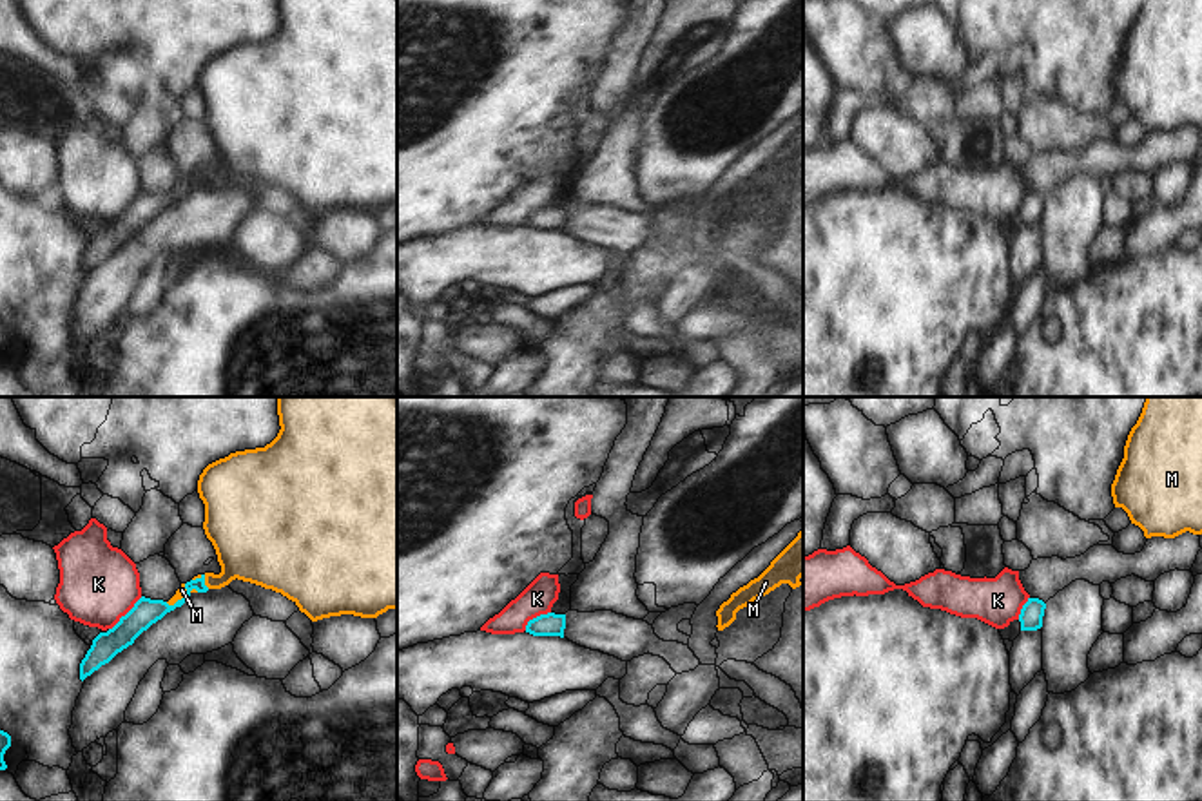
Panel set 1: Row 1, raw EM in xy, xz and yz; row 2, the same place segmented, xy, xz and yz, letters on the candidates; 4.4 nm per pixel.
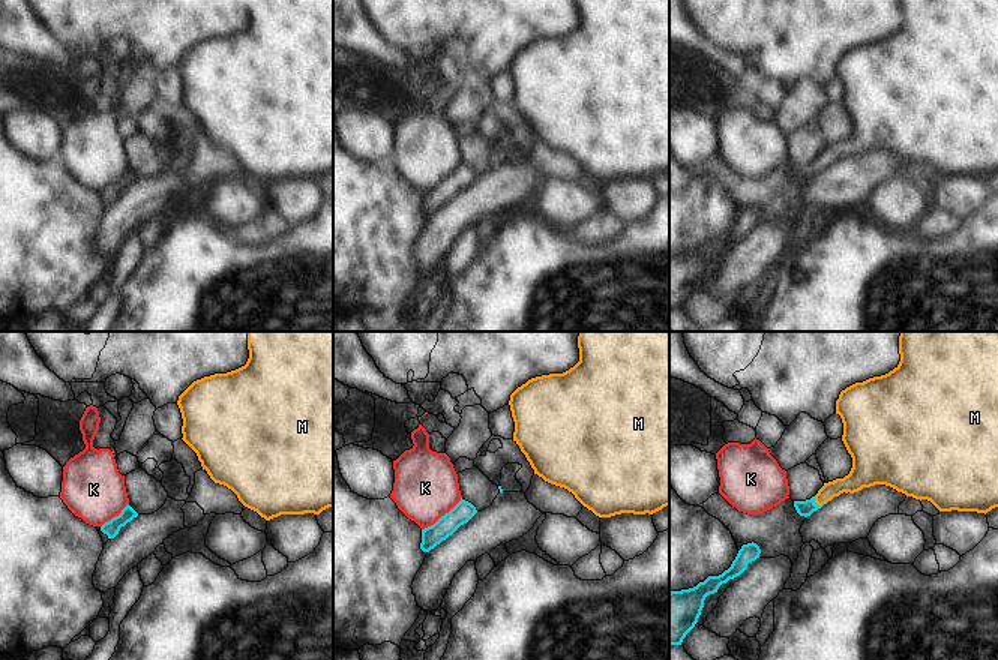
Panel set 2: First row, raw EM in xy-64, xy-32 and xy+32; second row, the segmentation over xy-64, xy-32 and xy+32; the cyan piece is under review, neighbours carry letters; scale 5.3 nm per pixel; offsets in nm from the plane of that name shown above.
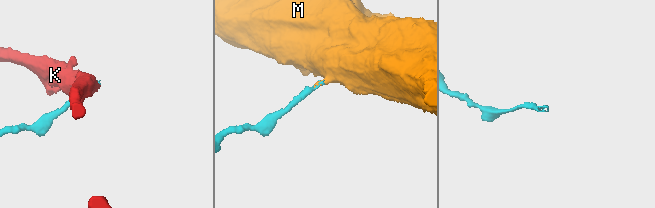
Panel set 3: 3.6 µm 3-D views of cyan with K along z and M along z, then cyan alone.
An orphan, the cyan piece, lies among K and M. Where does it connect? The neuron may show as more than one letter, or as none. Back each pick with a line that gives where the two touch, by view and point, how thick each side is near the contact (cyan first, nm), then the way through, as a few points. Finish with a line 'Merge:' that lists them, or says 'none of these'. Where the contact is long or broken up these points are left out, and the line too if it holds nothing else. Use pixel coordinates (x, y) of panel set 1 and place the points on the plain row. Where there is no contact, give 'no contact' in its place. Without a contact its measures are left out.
M: meets cyan in xy at (203, 173); 90 nm thick on the cyan side, 300 nm on the other; runs through xy (156, 203), (173, 200), (203, 173), (220, 173), (249, 140)
Merge: M

